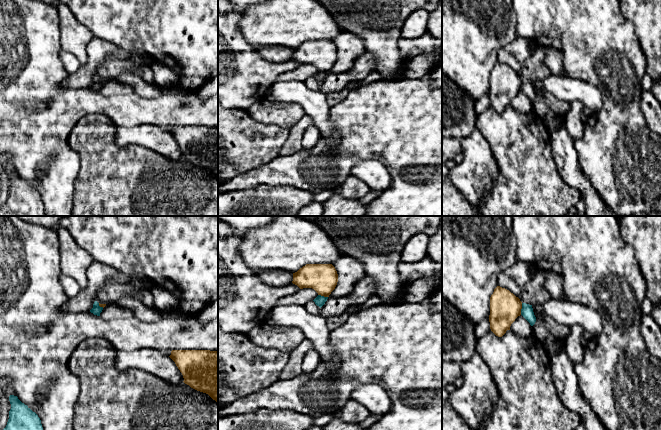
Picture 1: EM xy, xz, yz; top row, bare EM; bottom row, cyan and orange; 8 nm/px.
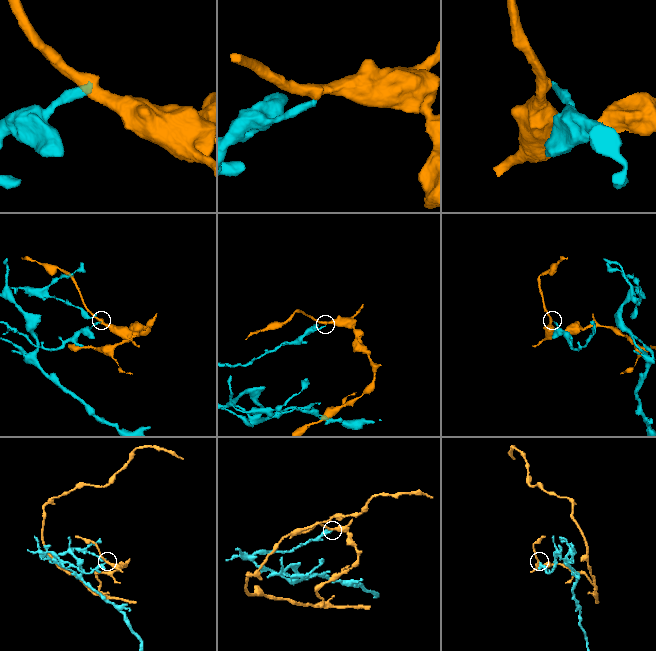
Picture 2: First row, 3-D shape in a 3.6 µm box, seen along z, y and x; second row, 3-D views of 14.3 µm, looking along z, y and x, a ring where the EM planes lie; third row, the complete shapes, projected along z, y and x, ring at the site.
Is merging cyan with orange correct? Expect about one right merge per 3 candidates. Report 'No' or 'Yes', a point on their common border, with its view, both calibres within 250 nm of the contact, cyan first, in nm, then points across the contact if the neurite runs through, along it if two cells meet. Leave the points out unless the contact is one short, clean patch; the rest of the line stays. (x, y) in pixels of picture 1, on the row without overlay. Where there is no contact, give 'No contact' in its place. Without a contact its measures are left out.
No. Touches cyan at yz (521, 85). Thickness 100 nm (cyan) against 240 nm. Boundary: yz (522, 79), (520, 90)

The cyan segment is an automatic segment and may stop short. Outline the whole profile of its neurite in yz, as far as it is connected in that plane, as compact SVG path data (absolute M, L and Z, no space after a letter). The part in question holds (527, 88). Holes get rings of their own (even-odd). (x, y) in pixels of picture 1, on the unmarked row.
M522 79L521 91L533 102L536 98L536 93L533 88L532 81Z

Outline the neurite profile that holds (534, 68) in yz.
M534 45L531 55L526 59L520 71L520 77L529 81L541 80L551 75L545 63L546 47Z

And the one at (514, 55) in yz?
M517 36L513 42L498 52L498 62L509 66L520 75L523 64L531 55L533 44L528 39Z

